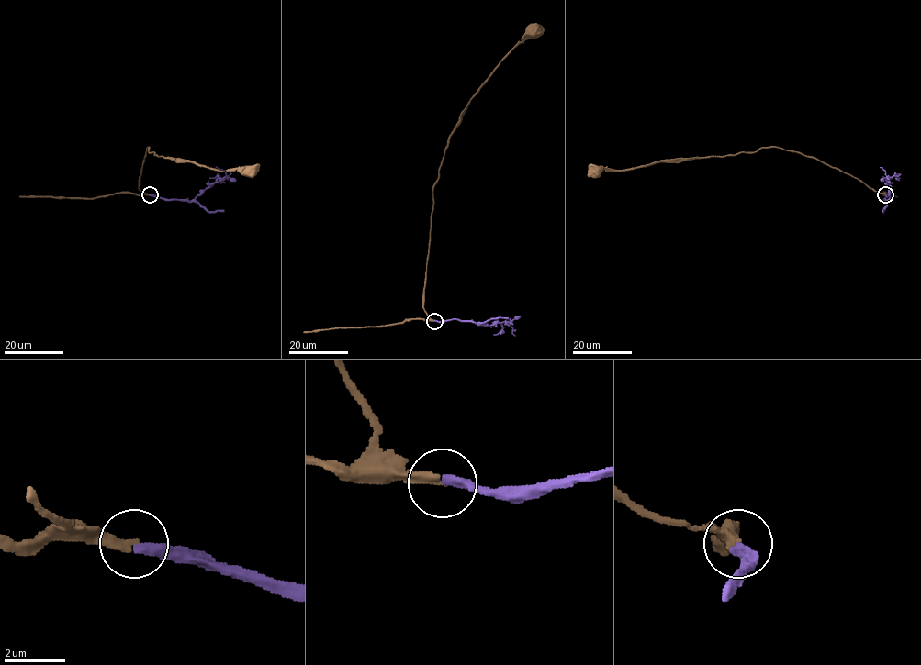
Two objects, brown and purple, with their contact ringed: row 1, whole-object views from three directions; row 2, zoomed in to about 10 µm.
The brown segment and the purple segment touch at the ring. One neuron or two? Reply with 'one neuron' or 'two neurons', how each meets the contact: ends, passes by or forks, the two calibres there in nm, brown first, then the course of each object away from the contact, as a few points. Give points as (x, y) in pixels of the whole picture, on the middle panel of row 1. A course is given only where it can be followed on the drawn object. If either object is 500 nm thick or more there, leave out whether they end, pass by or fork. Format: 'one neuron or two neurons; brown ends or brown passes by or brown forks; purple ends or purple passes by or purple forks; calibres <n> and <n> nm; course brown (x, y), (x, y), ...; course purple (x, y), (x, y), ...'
one neuron; brown ends; purple ends; calibres 280 and 280 nm; course brown (434, 320), (423, 307), (423, 293), (433, 184), (448, 137), (470, 99), (501, 60), (535, 30); course purple (434, 320), (473, 320), (490, 325), (510, 322), (499, 315)

